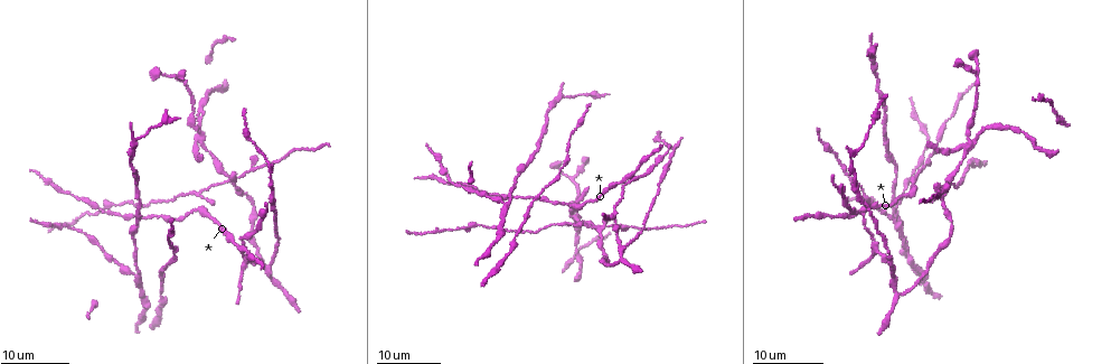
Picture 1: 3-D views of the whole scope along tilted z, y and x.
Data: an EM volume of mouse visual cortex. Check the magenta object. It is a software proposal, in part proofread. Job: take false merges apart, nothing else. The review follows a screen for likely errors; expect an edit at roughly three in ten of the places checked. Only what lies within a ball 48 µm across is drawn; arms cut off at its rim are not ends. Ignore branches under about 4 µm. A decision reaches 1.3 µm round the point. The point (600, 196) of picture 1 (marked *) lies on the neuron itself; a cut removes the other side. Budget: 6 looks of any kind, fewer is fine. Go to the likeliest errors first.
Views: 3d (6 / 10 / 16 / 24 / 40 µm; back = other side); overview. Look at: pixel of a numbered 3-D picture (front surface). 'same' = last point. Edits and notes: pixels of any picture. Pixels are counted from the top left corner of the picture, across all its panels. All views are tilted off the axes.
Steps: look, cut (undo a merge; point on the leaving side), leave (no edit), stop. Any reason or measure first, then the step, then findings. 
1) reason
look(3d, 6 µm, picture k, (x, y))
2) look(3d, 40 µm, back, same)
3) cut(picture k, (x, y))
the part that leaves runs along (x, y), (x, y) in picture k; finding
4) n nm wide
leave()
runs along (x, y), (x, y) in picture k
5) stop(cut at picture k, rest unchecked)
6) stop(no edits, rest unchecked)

side arm on a straight run
look(3d, 24 µm, picture 1, (139, 275))

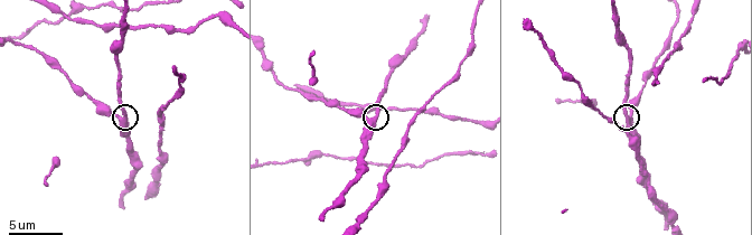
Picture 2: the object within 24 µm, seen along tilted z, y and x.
closer look
look(3d, 6 µm, picture 2, (626, 120))

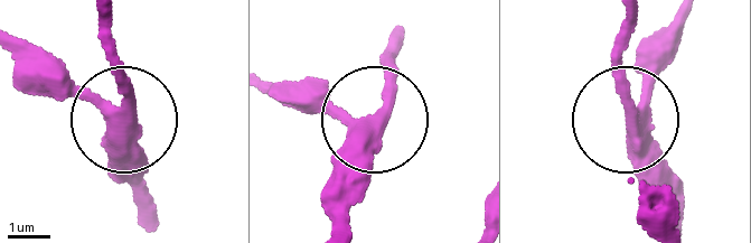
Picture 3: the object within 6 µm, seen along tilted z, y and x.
look(3d, 6 µm, back, picture 3, (381, 123))

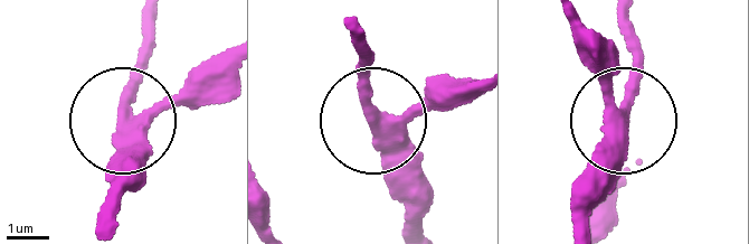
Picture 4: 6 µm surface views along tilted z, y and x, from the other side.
300 nm wide
leave()
continuous, no second neuron

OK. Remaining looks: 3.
look(3d, 24 µm, picture 1, (195, 143))

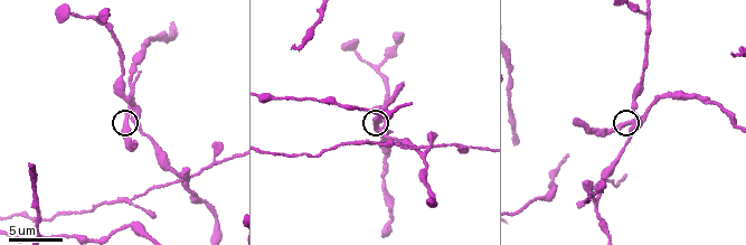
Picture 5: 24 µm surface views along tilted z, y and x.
look(3d, 10 µm, picture 5, (627, 124))

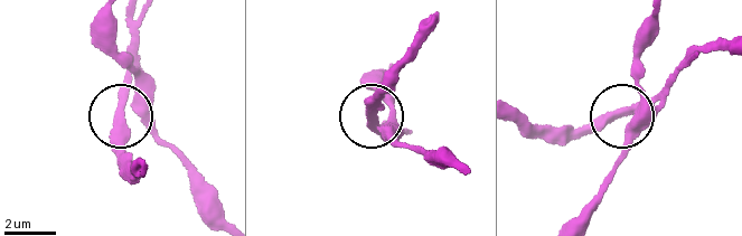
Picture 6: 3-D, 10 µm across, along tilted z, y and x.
side arm 6 µm
leave()
one neuron here

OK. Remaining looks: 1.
stop(no edits, rest unchecked)

